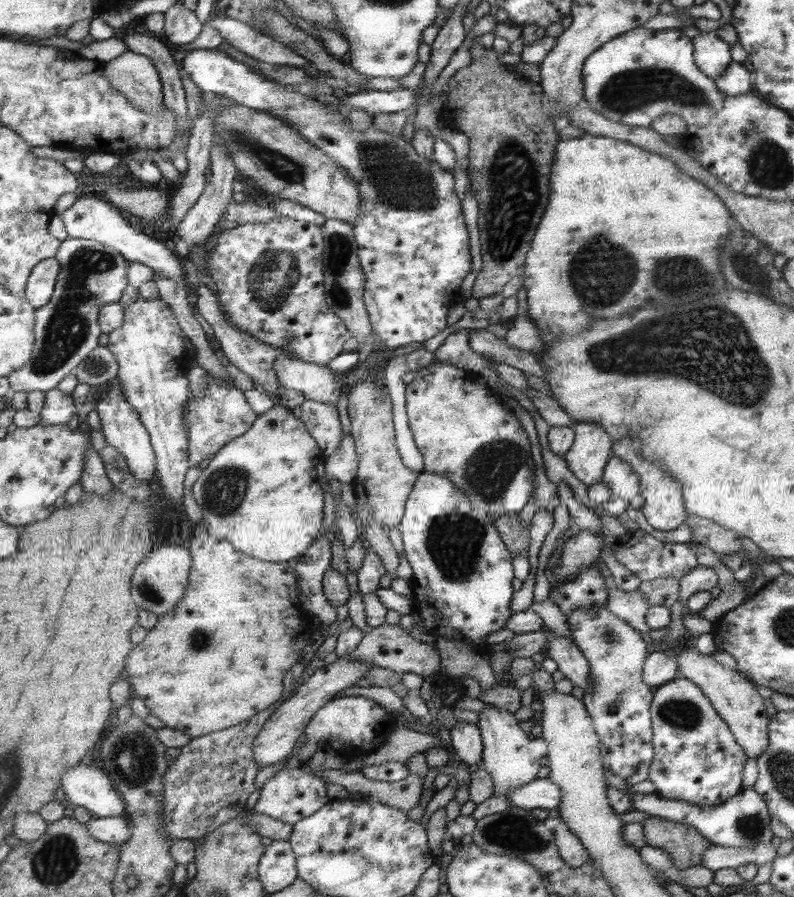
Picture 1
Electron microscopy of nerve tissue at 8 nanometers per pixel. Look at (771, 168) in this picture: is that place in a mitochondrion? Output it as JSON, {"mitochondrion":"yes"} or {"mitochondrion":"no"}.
{"mitochondrion":"yes"}

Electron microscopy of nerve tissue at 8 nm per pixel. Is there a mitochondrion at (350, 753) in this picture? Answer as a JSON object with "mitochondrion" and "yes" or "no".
{"mitochondrion":"no"}

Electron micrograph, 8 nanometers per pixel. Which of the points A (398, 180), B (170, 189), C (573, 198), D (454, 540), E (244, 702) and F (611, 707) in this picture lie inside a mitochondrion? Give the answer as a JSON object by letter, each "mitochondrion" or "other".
{"A":"mitochondrion","B":"other","C":"other","D":"mitochondrion","E":"other","F":"mitochondrion"}

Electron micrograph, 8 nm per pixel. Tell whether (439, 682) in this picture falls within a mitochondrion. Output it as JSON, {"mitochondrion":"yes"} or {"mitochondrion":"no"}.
{"mitochondrion":"no"}

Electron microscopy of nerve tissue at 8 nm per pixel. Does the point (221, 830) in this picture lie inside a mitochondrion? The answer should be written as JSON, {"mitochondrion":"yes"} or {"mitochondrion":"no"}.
{"mitochondrion":"no"}

